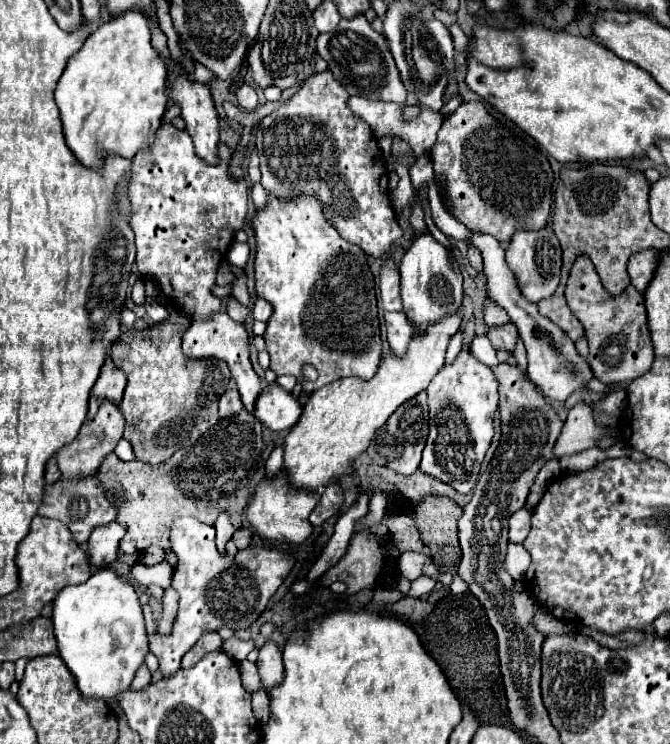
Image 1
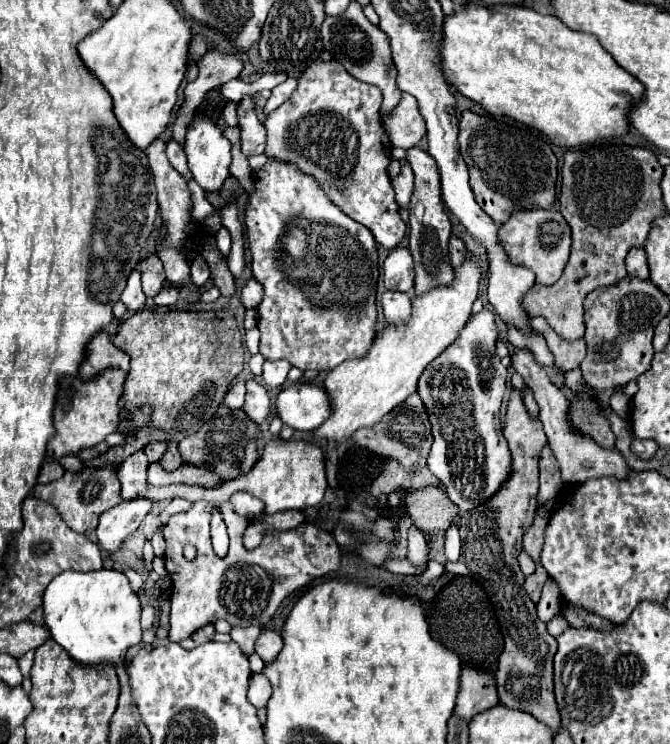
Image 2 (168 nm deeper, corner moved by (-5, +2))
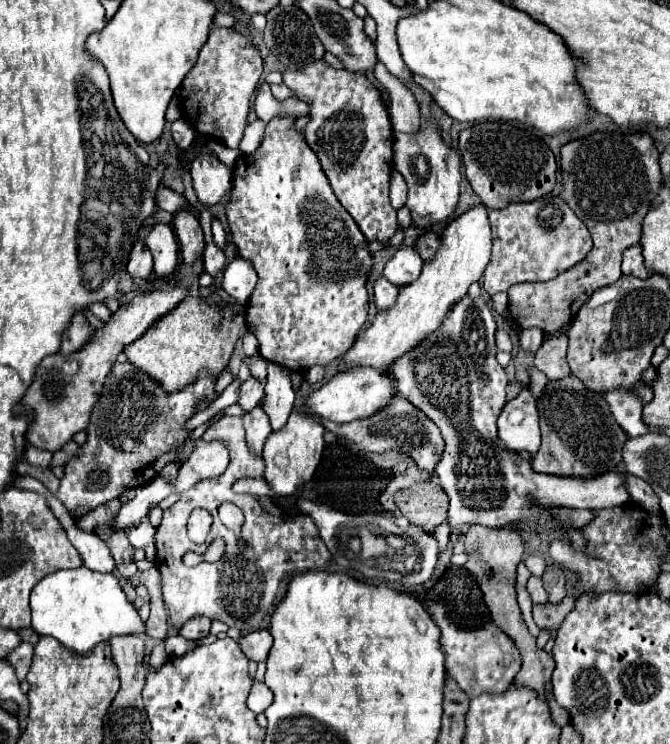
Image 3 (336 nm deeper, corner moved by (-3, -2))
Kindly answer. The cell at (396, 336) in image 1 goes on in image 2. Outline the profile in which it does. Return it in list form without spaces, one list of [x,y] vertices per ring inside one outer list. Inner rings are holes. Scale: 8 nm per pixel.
[[[385,292],[383,294],[383,314],[391,326],[401,326],[411,318],[411,296],[403,292]]]

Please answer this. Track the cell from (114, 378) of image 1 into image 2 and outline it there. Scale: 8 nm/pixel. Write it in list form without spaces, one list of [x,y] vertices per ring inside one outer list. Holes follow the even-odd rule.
[[[103,332],[103,334],[97,334],[89,342],[89,356],[87,356],[87,362],[83,362],[83,370],[79,372],[79,376],[85,382],[89,382],[95,376],[99,376],[111,368],[119,368],[127,374],[129,372],[129,358],[125,352],[115,348],[109,334]]]

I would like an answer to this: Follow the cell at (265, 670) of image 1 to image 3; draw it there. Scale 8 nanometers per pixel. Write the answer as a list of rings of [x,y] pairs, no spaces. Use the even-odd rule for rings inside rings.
[[[255,630],[239,638],[239,648],[245,652],[249,660],[255,660],[255,662],[265,660],[271,646],[273,646],[273,636],[269,630]]]

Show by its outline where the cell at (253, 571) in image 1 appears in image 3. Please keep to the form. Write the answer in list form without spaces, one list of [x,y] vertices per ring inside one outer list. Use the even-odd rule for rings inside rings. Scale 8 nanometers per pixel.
[[[223,416],[203,434],[203,438],[225,438],[231,450],[231,462],[225,474],[221,474],[219,478],[199,482],[197,486],[193,486],[193,490],[181,492],[179,500],[163,512],[163,520],[155,532],[155,564],[163,576],[163,602],[169,610],[169,618],[175,628],[181,628],[189,618],[197,614],[205,614],[207,618],[221,620],[231,628],[251,632],[257,630],[263,618],[271,612],[283,578],[289,578],[295,572],[323,570],[327,566],[333,568],[335,562],[325,542],[317,536],[319,530],[317,526],[313,526],[313,520],[309,516],[293,518],[289,512],[281,510],[271,496],[235,494],[231,490],[233,482],[241,478],[261,478],[265,470],[263,458],[249,454],[247,450],[241,416]],[[223,502],[237,504],[245,514],[245,524],[239,536],[227,530],[217,516],[217,508]],[[195,508],[205,508],[213,514],[211,534],[207,542],[201,546],[191,542],[187,536],[187,520]],[[215,538],[223,538],[225,542],[225,554],[219,562],[199,562],[191,568],[183,564],[183,554],[195,552],[203,556]],[[239,542],[243,542],[243,546],[239,546]]]

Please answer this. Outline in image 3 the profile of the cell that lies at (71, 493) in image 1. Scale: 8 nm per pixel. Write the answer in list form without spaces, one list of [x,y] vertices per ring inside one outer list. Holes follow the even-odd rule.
[[[115,362],[105,378],[99,402],[93,408],[87,426],[87,442],[81,446],[79,454],[63,466],[65,476],[61,478],[57,498],[73,518],[81,518],[97,506],[119,498],[125,490],[143,486],[159,474],[163,466],[179,464],[181,446],[191,436],[191,432],[183,428],[185,422],[195,414],[201,400],[213,402],[215,398],[215,378],[205,368],[193,384],[179,392],[165,392],[159,382],[131,362]]]

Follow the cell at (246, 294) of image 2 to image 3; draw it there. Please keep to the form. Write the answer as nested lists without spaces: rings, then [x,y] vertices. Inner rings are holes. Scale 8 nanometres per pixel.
[[[237,256],[231,264],[225,266],[221,286],[229,296],[233,296],[233,298],[237,298],[239,302],[245,304],[249,300],[251,292],[253,292],[255,282],[257,282],[255,268],[247,260]]]

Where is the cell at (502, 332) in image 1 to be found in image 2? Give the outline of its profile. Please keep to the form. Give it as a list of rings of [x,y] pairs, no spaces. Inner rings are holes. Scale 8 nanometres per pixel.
[[[515,348],[513,350],[513,356],[511,356],[511,364],[513,368],[523,376],[525,384],[533,390],[535,394],[535,400],[539,404],[539,420],[543,422],[545,426],[545,434],[549,438],[549,448],[553,450],[557,462],[559,462],[559,468],[561,468],[561,476],[563,476],[563,482],[569,482],[569,484],[579,484],[579,482],[585,482],[589,478],[601,478],[601,476],[627,476],[629,472],[629,466],[627,462],[623,460],[623,456],[617,452],[617,450],[603,450],[601,446],[595,444],[595,440],[587,434],[581,434],[579,430],[575,430],[571,426],[571,420],[569,420],[569,400],[565,398],[565,394],[555,386],[551,384],[549,376],[545,374],[545,370],[537,364],[535,356],[531,350],[527,348]]]

